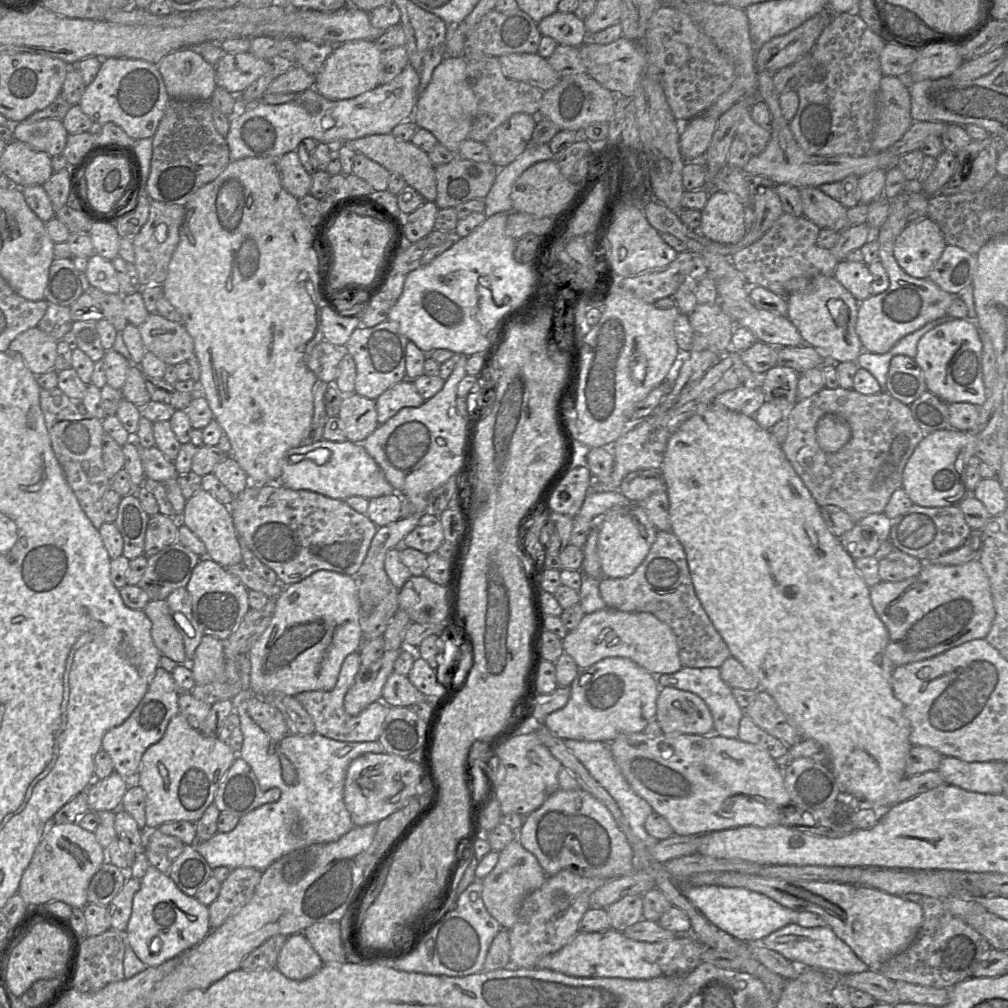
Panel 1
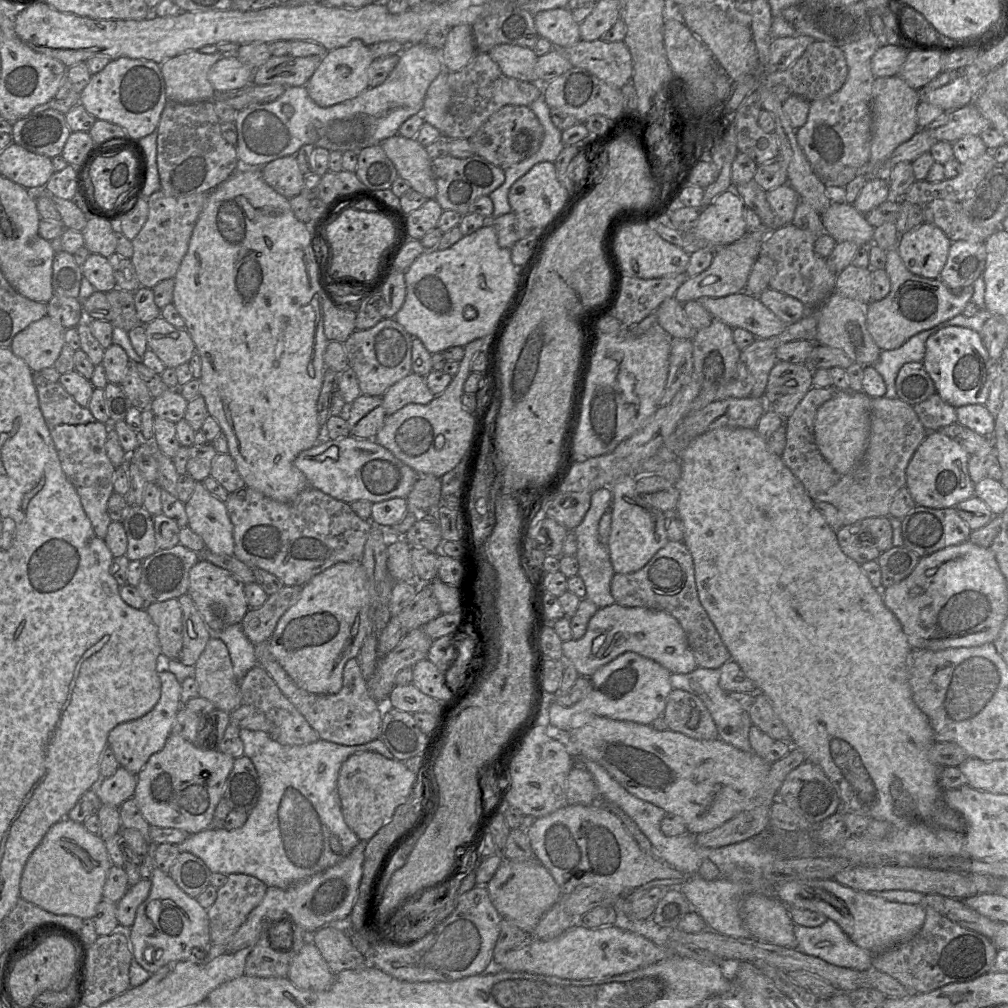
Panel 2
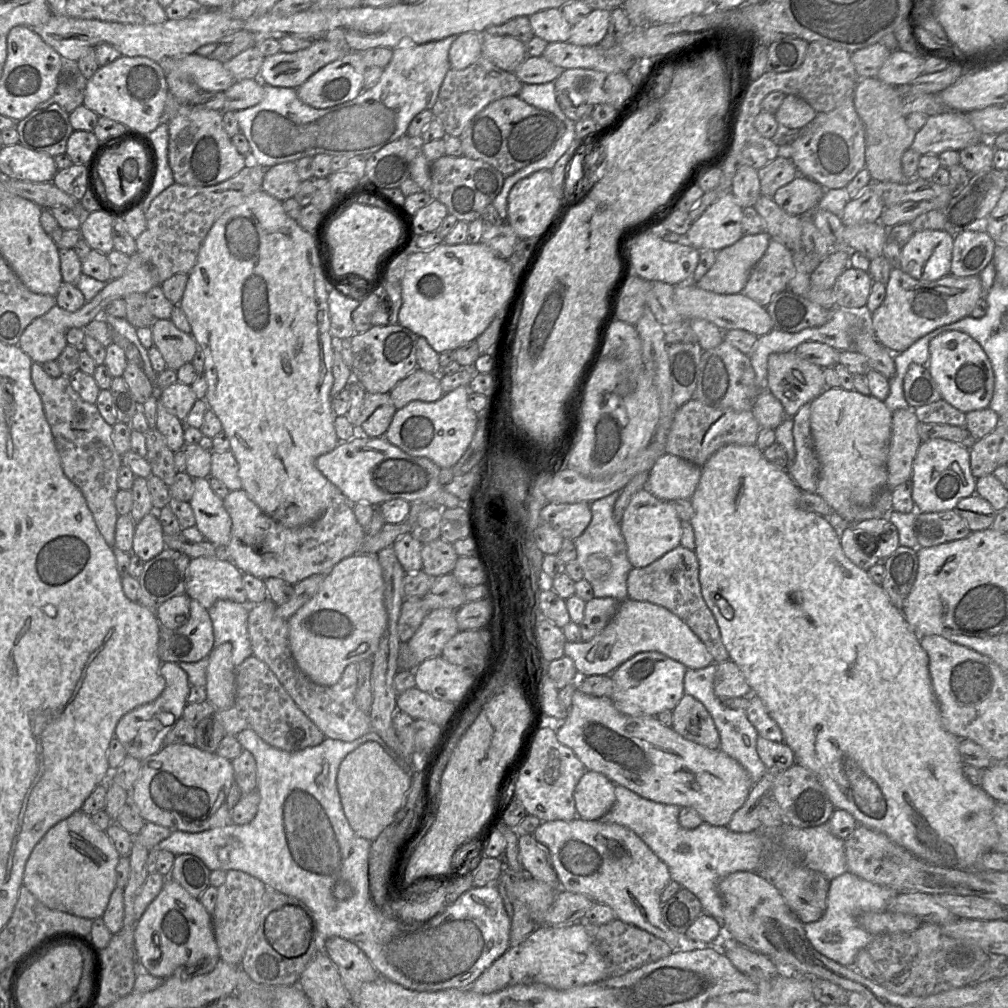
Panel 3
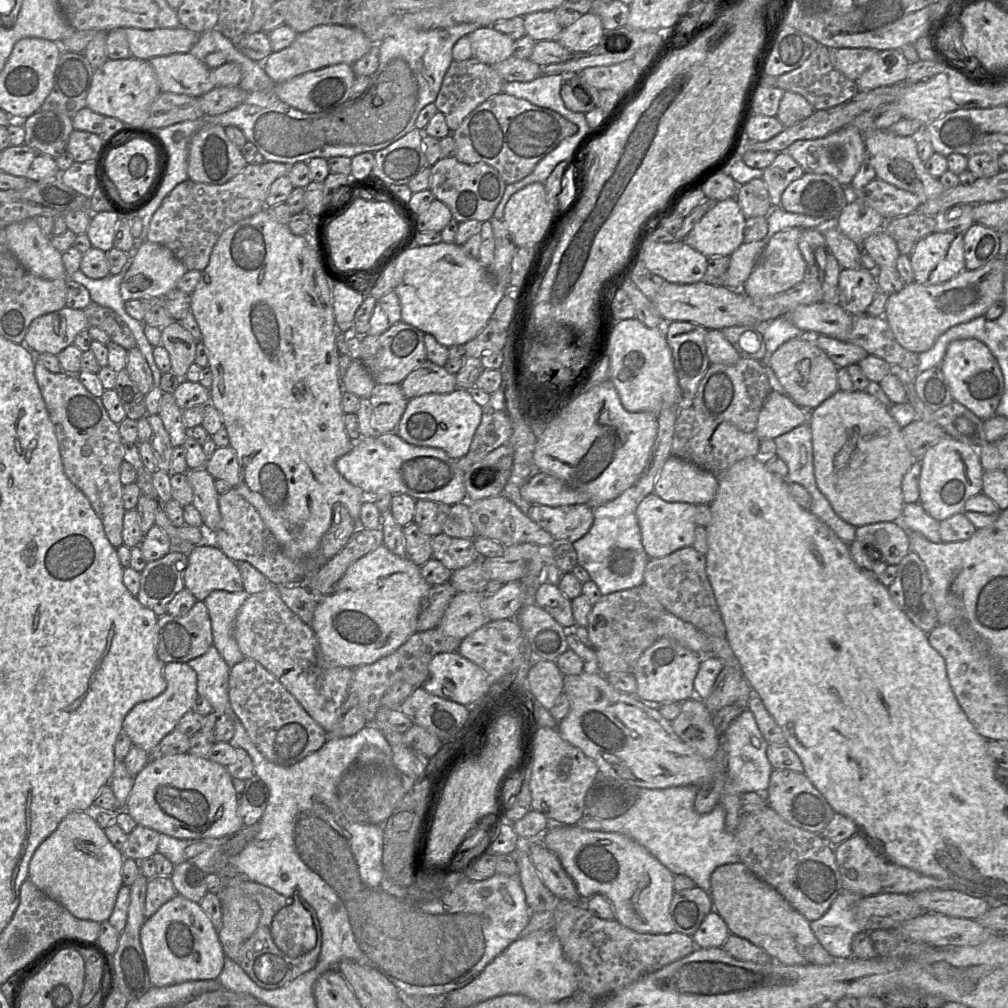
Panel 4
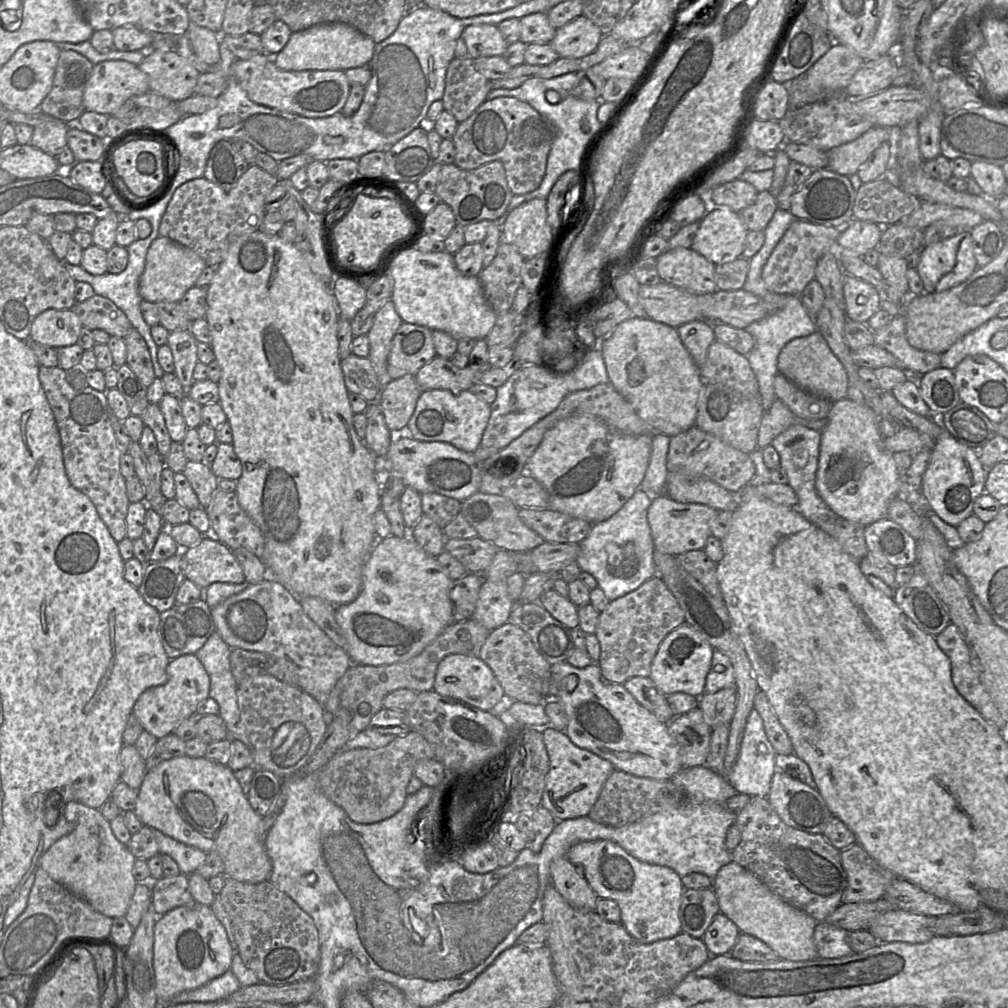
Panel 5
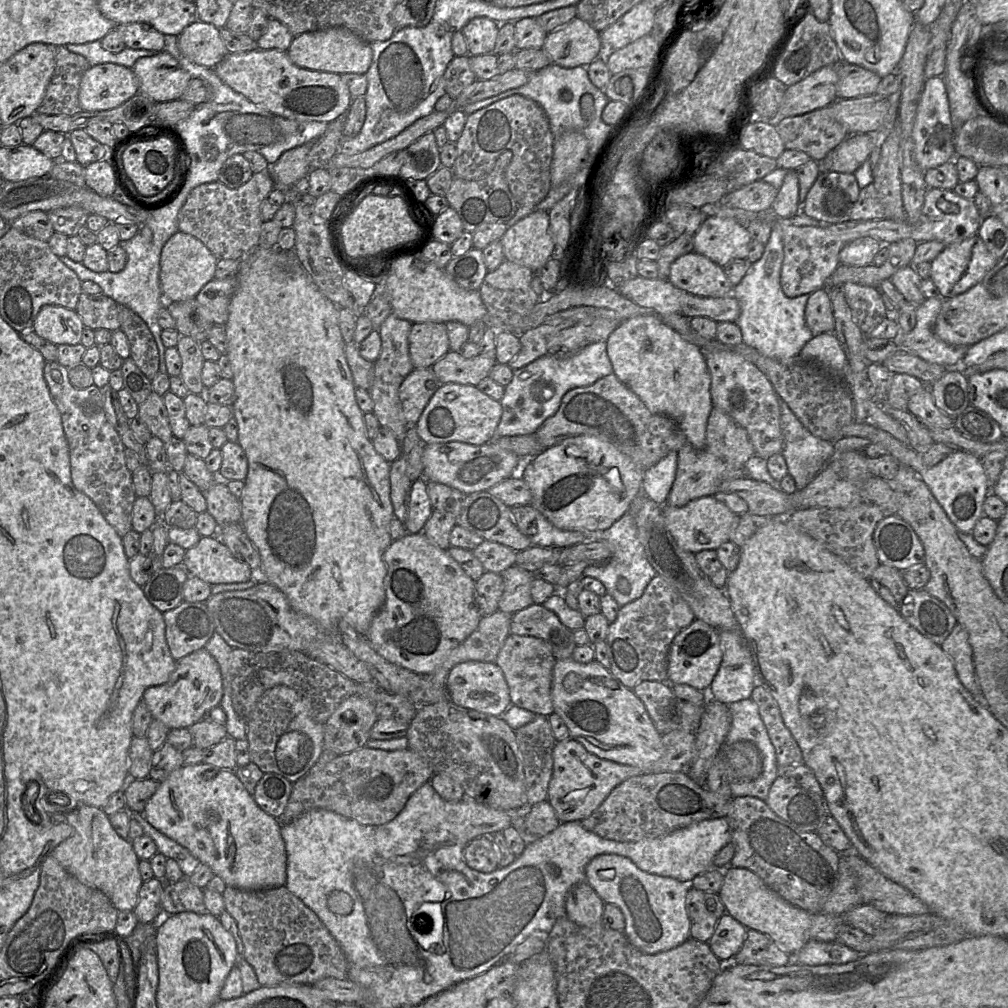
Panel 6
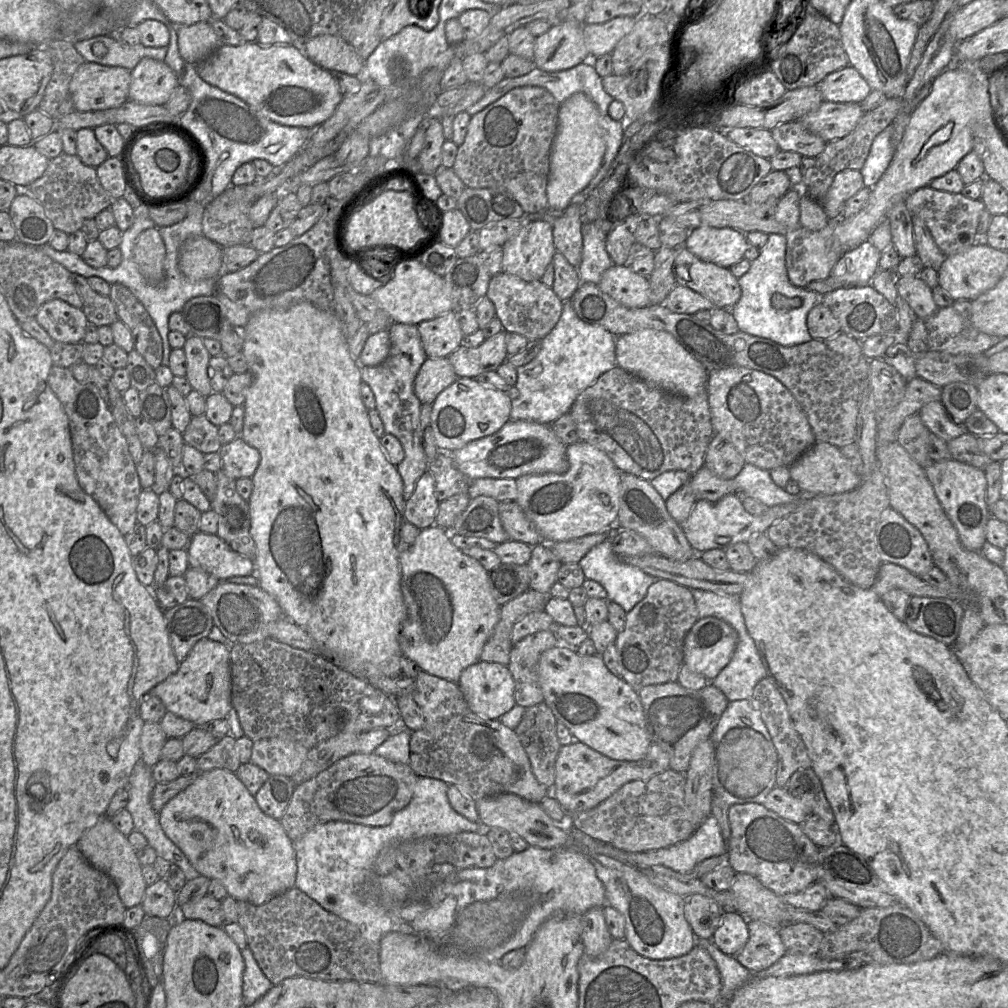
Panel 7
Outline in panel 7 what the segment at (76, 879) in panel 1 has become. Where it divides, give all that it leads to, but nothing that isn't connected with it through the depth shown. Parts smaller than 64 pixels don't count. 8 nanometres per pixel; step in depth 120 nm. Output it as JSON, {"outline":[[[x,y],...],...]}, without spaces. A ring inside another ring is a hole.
{"outline":[[[100,817],[84,832],[75,846],[94,868],[104,872],[115,882],[119,898],[126,909],[141,905],[147,885],[137,851],[128,838],[115,828],[110,817]]]}

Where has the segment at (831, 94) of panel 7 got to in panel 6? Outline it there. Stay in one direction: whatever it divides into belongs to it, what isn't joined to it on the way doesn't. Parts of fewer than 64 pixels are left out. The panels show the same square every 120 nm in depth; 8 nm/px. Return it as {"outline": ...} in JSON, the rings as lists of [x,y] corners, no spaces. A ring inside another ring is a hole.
{"outline":[[[841,62],[836,87],[838,99],[852,99],[876,93],[882,78],[861,66]]]}

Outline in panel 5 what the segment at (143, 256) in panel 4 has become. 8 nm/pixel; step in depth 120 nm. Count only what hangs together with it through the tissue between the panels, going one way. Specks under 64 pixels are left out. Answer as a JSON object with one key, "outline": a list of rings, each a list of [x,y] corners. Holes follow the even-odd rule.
{"outline":[[[158,236],[152,241],[146,255],[145,269],[139,280],[139,294],[149,302],[179,302],[185,293],[195,286],[201,272],[207,267],[205,261],[193,250],[167,237]]]}

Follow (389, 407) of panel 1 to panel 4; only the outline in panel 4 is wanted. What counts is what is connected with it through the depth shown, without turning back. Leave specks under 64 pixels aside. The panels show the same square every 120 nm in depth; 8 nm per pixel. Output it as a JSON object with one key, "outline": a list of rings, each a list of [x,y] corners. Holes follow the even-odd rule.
{"outline":[[[429,360],[411,371],[400,386],[407,399],[428,393],[447,394],[458,388],[456,374]]]}

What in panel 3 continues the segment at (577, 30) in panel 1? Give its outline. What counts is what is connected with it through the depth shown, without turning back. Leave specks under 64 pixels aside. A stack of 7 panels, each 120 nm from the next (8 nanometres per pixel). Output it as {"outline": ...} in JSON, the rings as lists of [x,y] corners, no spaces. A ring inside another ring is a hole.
{"outline":[[[550,8],[529,16],[534,36],[548,43],[568,42],[572,26],[565,19],[561,9]]]}

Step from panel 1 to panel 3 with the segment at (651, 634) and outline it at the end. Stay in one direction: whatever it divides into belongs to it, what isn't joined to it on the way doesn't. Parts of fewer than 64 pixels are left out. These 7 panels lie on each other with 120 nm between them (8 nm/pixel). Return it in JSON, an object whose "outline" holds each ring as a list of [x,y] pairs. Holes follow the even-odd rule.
{"outline":[[[629,598],[619,604],[611,621],[590,641],[564,644],[564,656],[573,660],[579,677],[611,675],[636,654],[652,651],[680,662],[687,669],[702,669],[714,663],[704,643],[677,615],[662,606]]]}

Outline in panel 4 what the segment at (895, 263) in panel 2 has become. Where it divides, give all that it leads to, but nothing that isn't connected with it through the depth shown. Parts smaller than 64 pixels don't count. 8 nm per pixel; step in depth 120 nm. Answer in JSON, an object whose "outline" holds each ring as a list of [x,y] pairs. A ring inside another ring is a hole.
{"outline":[[[996,257],[977,270],[965,269],[940,284],[905,284],[902,290],[888,296],[883,317],[903,348],[925,352],[949,328],[983,316],[995,301],[1002,299],[1005,271],[1005,259]]]}

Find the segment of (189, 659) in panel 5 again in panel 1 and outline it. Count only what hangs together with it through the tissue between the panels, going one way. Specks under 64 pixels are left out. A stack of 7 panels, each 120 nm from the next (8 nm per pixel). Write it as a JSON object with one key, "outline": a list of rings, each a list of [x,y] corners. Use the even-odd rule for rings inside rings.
{"outline":[[[158,667],[146,694],[132,714],[121,725],[107,731],[102,738],[101,750],[110,756],[114,772],[135,782],[143,754],[162,739],[169,722],[179,713],[178,699],[179,694],[171,672]]]}

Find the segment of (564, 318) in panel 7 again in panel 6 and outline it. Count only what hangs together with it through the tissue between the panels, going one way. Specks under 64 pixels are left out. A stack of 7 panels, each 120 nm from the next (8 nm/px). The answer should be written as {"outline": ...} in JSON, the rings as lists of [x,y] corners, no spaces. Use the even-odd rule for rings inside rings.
{"outline":[[[607,342],[590,344],[572,355],[544,355],[528,365],[513,370],[511,382],[505,386],[500,400],[503,412],[495,431],[495,437],[534,434],[542,423],[559,409],[563,396],[571,389],[589,386],[597,380],[613,373],[613,366],[607,354]]]}

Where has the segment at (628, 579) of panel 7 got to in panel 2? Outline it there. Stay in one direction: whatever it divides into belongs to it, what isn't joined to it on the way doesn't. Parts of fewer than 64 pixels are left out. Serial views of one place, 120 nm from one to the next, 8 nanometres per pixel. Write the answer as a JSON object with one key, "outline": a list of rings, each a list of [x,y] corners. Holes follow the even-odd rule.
{"outline":[[[610,487],[599,488],[592,492],[590,507],[582,522],[573,530],[577,539],[577,552],[575,557],[578,560],[578,575],[585,584],[586,596],[584,599],[594,603],[598,608],[610,606],[615,600],[610,591],[611,580],[615,574],[610,561],[607,545],[600,541],[598,525],[601,517],[611,505],[612,491]]]}

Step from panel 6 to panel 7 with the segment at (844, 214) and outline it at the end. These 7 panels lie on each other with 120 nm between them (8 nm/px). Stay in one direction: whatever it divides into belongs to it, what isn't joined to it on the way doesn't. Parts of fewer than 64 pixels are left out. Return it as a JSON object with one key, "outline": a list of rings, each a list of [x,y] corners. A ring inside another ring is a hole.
{"outline":[[[858,170],[840,171],[821,201],[821,205],[827,217],[831,221],[842,217],[844,205],[848,199],[855,195],[864,186],[863,176]]]}

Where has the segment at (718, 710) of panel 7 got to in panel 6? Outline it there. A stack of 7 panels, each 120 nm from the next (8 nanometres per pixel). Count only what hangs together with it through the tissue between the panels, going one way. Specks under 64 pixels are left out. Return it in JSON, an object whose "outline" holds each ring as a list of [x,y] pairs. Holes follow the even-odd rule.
{"outline":[[[643,681],[632,690],[643,702],[655,728],[661,735],[673,730],[697,732],[704,706],[676,697],[669,682]]]}

